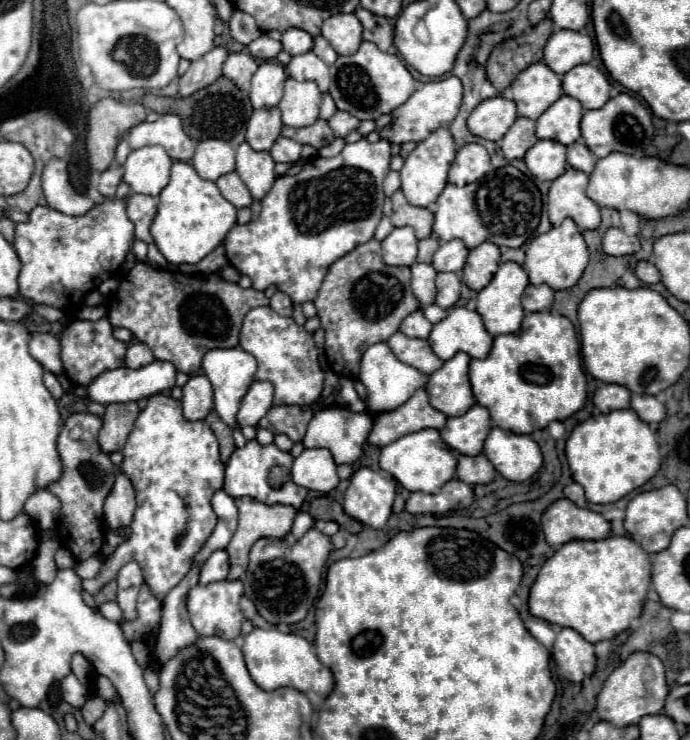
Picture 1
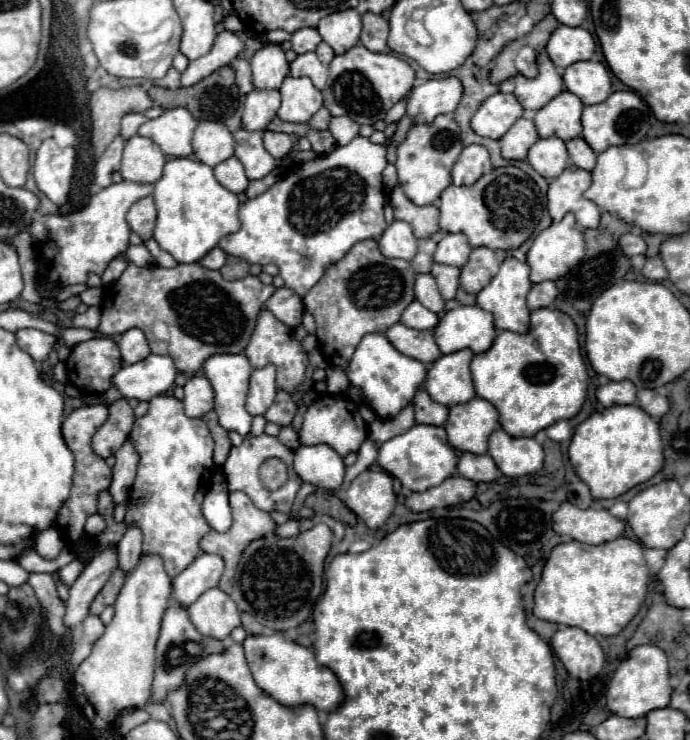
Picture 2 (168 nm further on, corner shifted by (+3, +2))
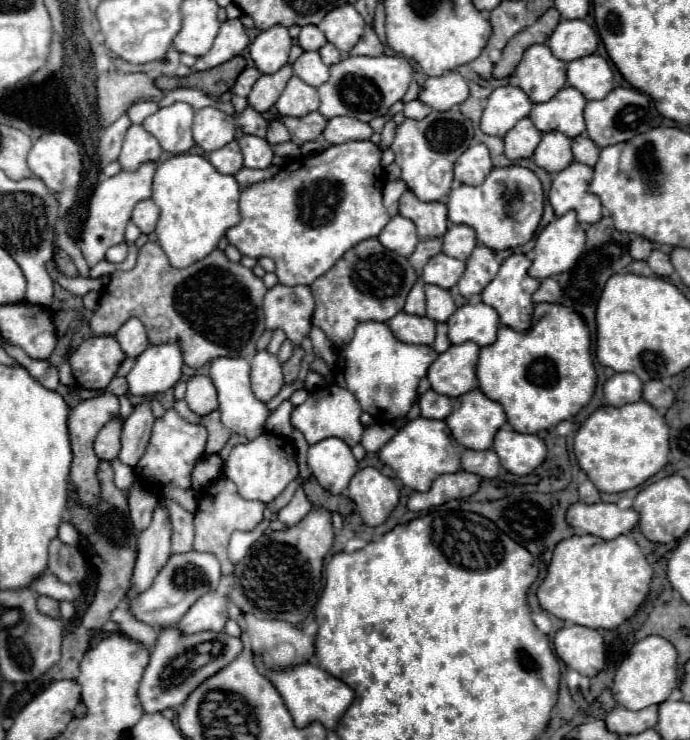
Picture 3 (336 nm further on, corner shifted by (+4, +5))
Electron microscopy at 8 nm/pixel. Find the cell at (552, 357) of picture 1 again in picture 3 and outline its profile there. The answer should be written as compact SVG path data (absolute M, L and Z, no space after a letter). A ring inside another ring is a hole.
M537 304L529 330L515 332L509 326L501 326L497 340L481 348L477 378L483 394L505 408L513 430L521 434L549 430L573 418L593 398L597 374L591 360L589 328L573 308Z

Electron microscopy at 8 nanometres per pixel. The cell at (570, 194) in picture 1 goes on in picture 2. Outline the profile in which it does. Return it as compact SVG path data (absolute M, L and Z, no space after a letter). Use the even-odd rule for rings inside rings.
M568 167L564 169L552 183L548 189L548 213L552 217L554 223L558 223L566 213L574 213L576 215L576 223L578 227L586 229L586 227L598 227L600 223L600 209L596 203L588 201L584 197L584 191L590 187L590 173L580 169L580 167Z

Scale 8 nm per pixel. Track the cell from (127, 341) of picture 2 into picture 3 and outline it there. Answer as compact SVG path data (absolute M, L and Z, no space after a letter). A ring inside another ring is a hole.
M129 318L115 334L121 350L125 356L139 356L143 350L149 348L149 338L145 326L137 318Z

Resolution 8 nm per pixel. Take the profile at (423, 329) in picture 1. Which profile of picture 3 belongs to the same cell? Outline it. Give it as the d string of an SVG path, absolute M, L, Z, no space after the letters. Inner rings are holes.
M417 280L415 286L411 288L409 296L407 296L407 302L405 302L405 308L403 308L407 314L417 314L417 316L425 316L425 294L423 294L423 282Z

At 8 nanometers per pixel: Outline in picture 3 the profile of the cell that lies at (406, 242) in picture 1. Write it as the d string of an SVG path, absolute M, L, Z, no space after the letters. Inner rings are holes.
M397 214L381 230L379 242L387 246L391 252L397 252L401 256L411 256L415 246L419 244L419 236L415 232L415 224L409 218L403 218Z

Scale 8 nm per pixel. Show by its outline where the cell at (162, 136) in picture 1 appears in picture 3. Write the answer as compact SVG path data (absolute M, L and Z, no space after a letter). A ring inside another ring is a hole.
M175 102L167 108L159 108L155 114L145 118L143 128L159 140L165 152L183 154L195 146L191 124L193 108L185 102Z

